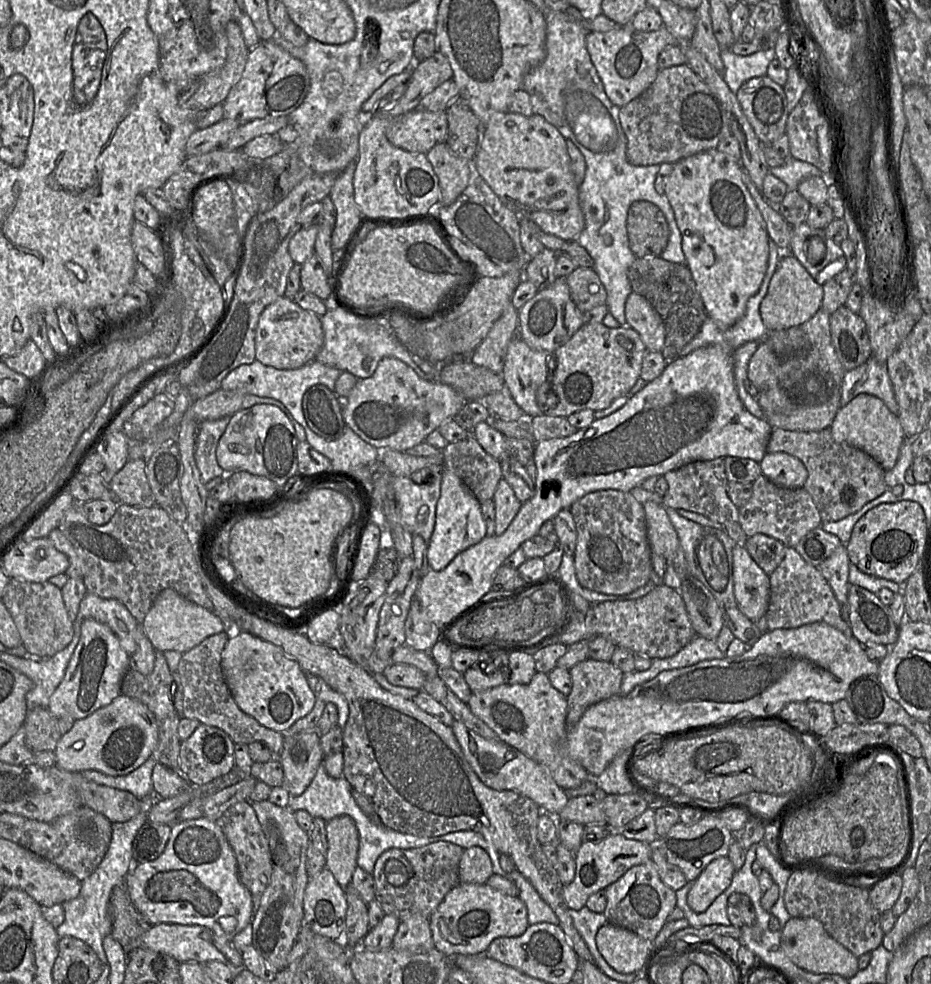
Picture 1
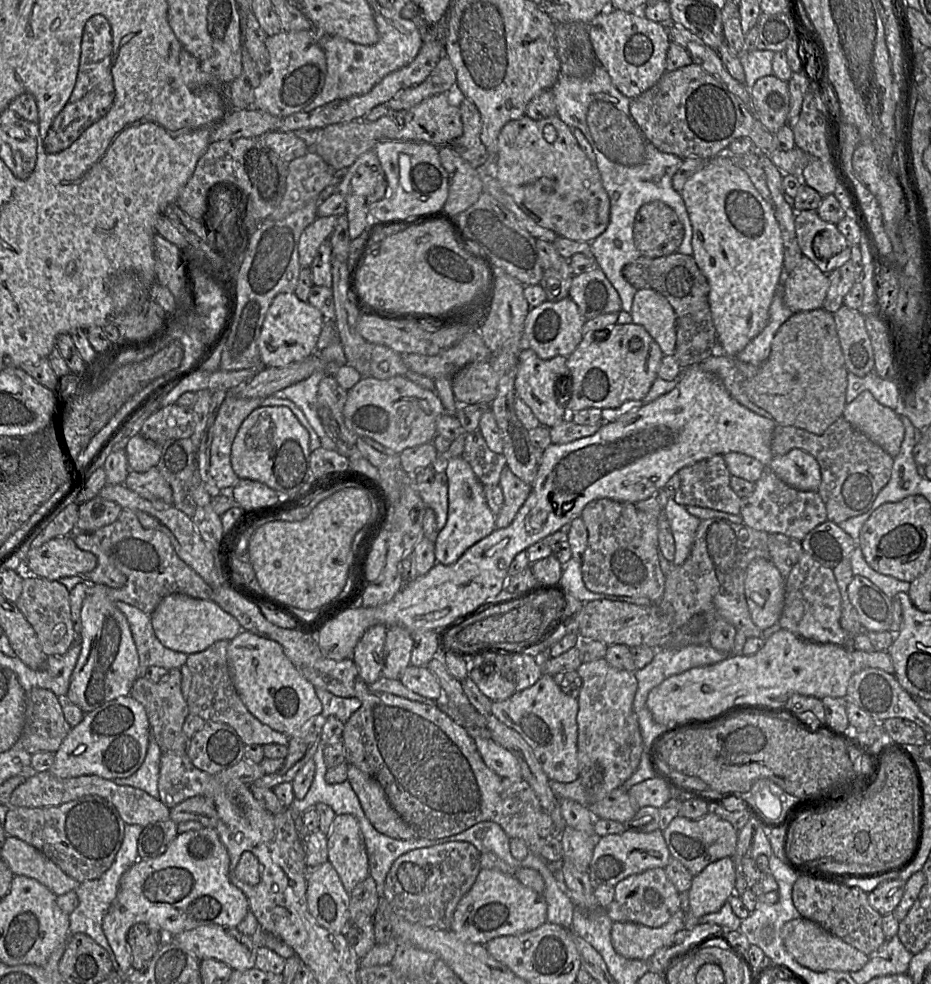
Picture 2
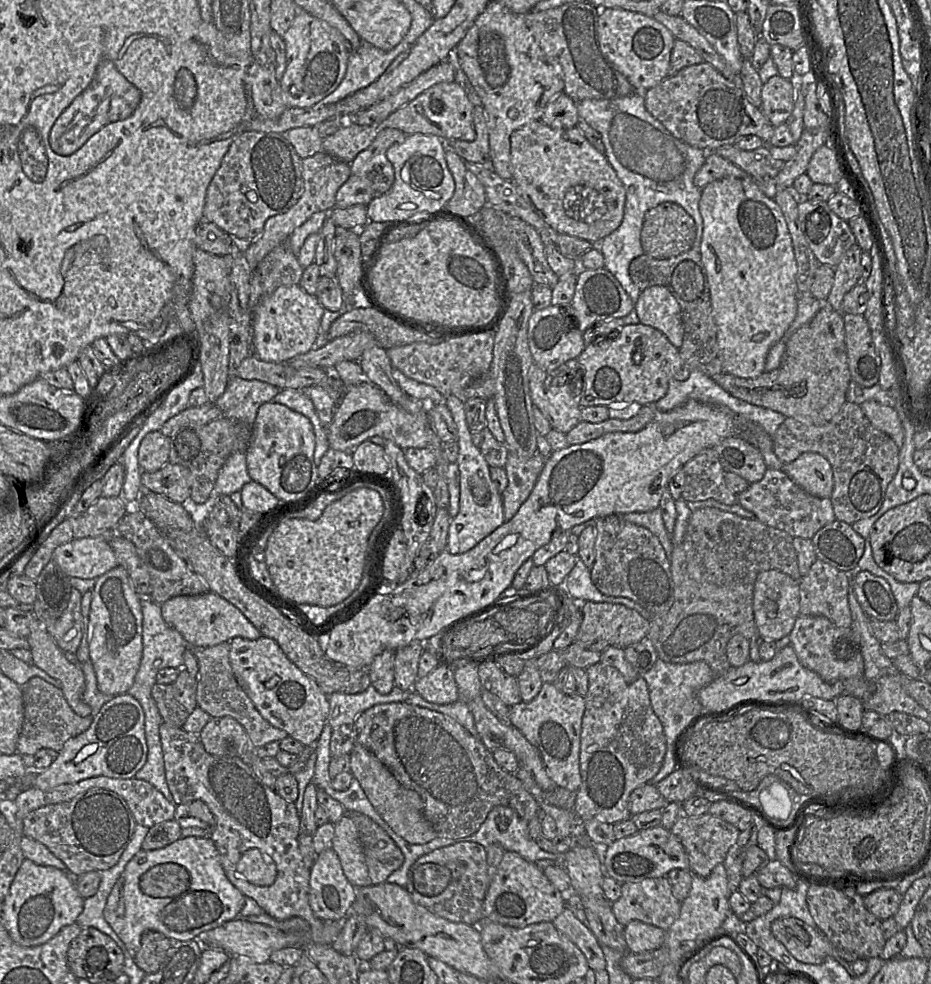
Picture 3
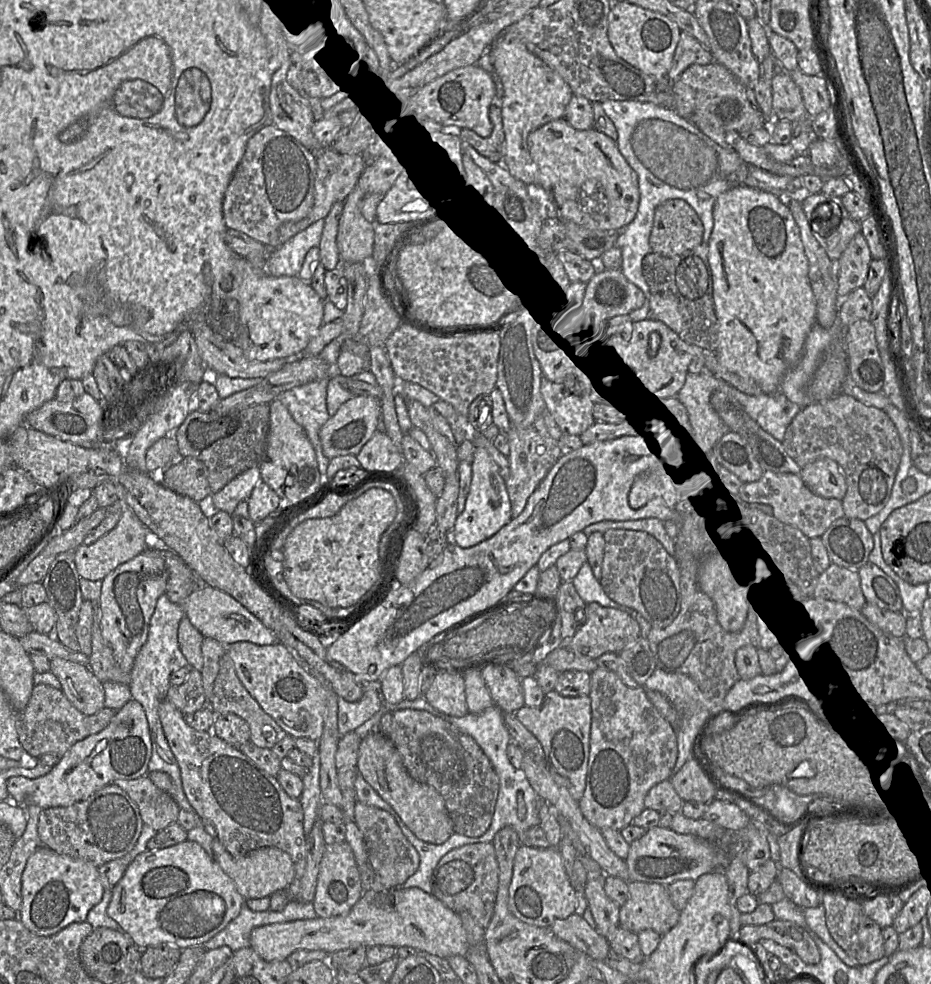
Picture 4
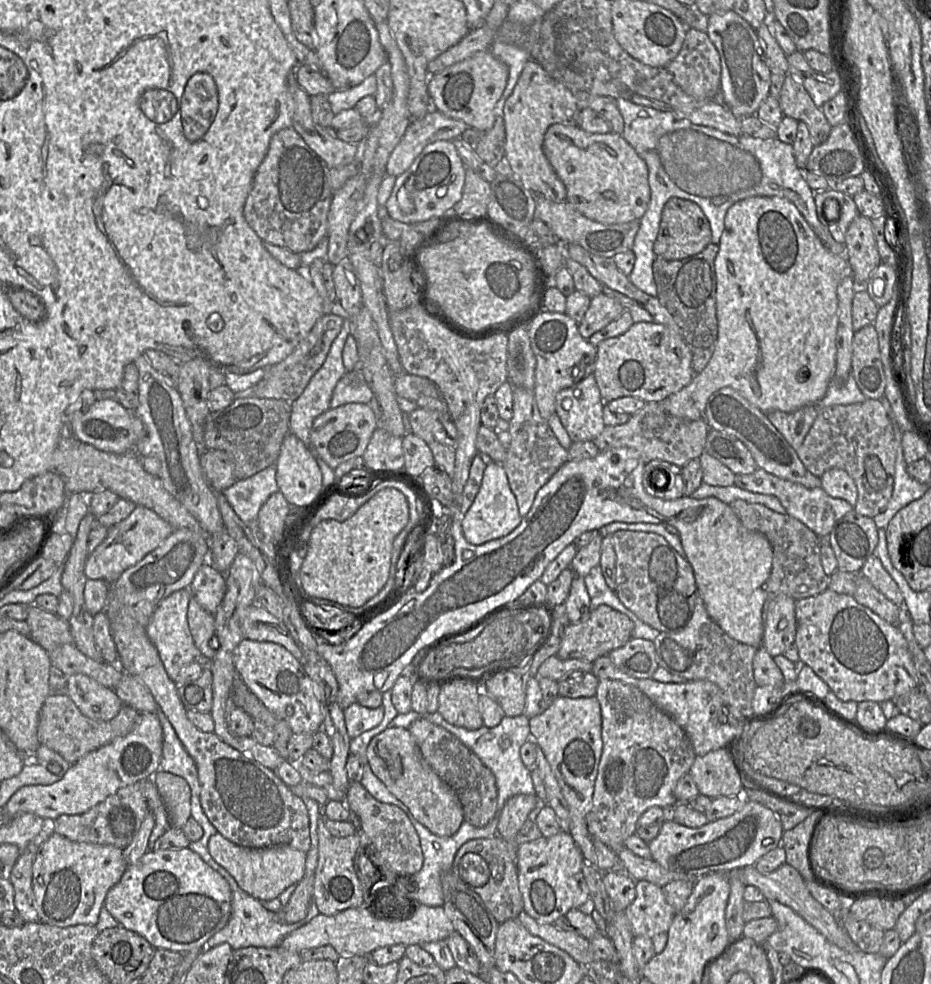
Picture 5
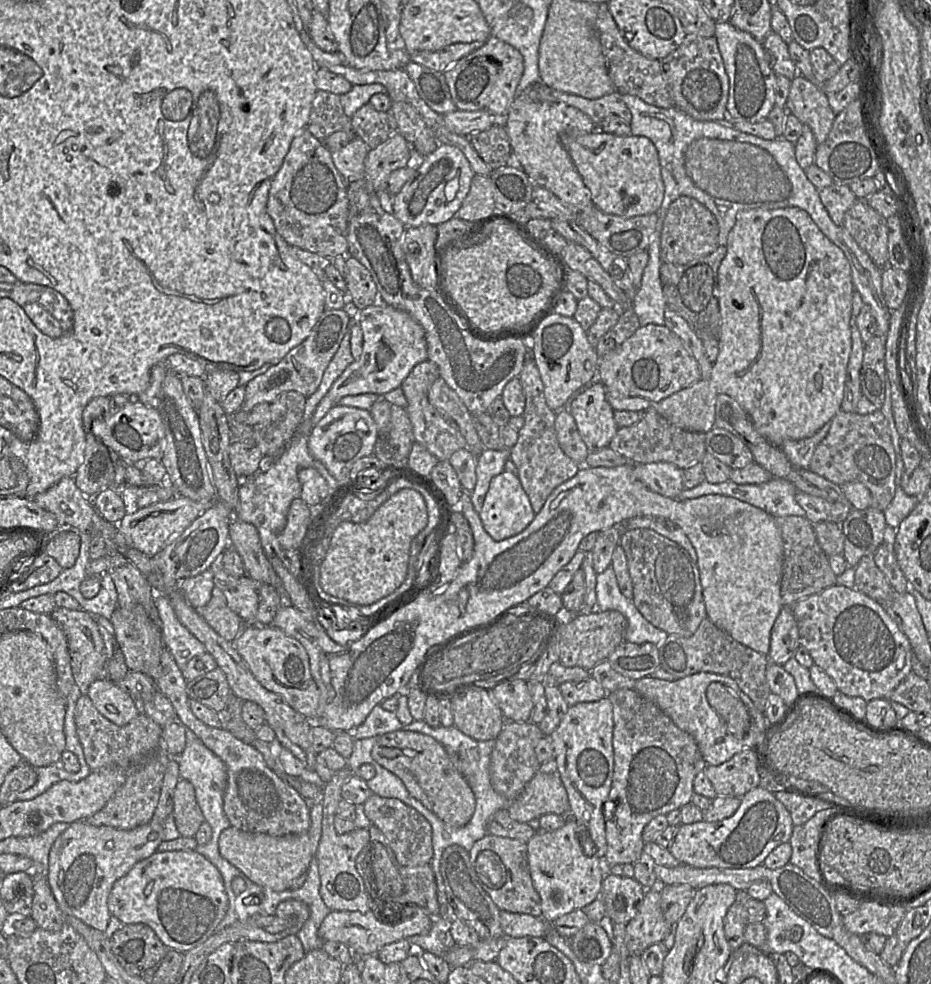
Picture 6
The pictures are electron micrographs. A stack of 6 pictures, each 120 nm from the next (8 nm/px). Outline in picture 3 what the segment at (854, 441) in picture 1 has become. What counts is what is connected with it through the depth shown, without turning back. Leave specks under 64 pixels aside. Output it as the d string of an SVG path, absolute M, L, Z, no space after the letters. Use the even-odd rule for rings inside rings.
M874 400L863 402L860 407L871 424L887 434L901 449L904 440L904 429L897 411Z

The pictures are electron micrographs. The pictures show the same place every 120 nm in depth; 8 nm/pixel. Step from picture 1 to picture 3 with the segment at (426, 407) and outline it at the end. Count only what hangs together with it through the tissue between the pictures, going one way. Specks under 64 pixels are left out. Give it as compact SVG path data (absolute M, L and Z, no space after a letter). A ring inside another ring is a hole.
M369 382L348 387L328 427L329 448L352 452L360 444L375 436L392 441L403 450L428 448L433 438L432 421L425 410L418 414L409 414L400 409L379 388Z

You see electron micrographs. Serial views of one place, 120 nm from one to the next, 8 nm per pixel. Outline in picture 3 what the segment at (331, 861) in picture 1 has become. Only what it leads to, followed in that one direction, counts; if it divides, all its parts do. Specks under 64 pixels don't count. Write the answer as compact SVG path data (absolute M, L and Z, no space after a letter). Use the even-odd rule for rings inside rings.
M345 814L334 823L332 849L337 853L343 872L357 889L371 885L359 831Z

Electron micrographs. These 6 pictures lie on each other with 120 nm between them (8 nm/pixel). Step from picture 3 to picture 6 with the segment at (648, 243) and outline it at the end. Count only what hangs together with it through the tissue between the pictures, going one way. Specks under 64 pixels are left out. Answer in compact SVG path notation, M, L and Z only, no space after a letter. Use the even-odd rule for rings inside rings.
M681 196L666 211L661 235L660 256L662 263L685 265L714 252L719 245L719 226L714 215L699 201Z

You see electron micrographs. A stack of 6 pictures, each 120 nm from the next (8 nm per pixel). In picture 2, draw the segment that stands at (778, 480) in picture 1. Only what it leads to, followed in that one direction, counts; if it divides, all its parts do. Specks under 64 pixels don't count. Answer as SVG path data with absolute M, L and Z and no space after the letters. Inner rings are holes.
M793 449L783 456L774 456L768 467L783 482L797 490L817 492L821 483L817 460L800 449Z

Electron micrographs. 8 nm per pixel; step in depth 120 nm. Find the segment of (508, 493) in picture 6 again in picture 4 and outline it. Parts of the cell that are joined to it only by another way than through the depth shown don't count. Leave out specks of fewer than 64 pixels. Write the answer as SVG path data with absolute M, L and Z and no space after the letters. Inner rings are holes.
M475 448L471 466L472 481L465 508L462 513L458 514L453 526L455 542L462 548L470 548L489 539L513 519L505 480L485 449Z

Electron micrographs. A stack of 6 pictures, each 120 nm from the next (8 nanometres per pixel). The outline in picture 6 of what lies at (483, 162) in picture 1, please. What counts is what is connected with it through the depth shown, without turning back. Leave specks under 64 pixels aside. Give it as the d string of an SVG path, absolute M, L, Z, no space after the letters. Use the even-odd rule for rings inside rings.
M595 130L560 135L577 171L602 212L630 218L657 213L664 198L664 182L656 147L644 136L618 136Z

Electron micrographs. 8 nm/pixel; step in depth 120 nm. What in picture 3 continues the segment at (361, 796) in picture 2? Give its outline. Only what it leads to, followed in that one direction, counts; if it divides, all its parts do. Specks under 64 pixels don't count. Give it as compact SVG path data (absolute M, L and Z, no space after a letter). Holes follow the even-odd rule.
M355 744L350 753L350 773L358 780L375 811L398 836L416 845L425 844L437 838L433 827L424 816L424 805L420 795L402 786L390 770L361 745Z

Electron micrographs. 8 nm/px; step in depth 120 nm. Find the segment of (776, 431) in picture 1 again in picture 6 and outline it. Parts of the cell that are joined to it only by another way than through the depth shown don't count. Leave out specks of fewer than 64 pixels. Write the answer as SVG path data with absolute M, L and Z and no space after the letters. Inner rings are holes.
M880 409L868 414L840 410L830 423L830 429L817 445L808 469L837 485L850 482L862 483L871 493L870 507L884 511L894 497L896 475L896 454L885 416Z

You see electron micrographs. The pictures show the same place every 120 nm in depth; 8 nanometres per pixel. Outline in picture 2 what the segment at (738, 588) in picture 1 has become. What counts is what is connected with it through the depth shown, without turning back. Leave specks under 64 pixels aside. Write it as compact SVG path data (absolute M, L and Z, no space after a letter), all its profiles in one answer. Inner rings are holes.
M753 559L746 568L744 592L753 623L762 631L777 624L784 606L785 578L768 559Z

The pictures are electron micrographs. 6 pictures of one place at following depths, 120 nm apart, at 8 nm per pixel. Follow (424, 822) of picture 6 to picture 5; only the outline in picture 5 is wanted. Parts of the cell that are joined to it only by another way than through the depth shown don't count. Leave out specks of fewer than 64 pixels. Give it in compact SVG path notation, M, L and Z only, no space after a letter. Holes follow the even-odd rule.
M361 782L349 783L345 803L349 811L356 814L360 821L360 829L375 847L385 865L393 873L397 876L412 876L421 870L423 853L420 839L406 812L393 804L376 800Z

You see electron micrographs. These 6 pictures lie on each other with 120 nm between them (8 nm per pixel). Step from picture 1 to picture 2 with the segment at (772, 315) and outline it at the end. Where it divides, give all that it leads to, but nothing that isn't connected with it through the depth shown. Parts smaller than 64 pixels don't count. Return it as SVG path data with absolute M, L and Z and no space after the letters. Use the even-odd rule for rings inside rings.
M804 256L789 274L786 274L783 268L782 297L784 304L793 313L822 308L828 288L828 275Z

